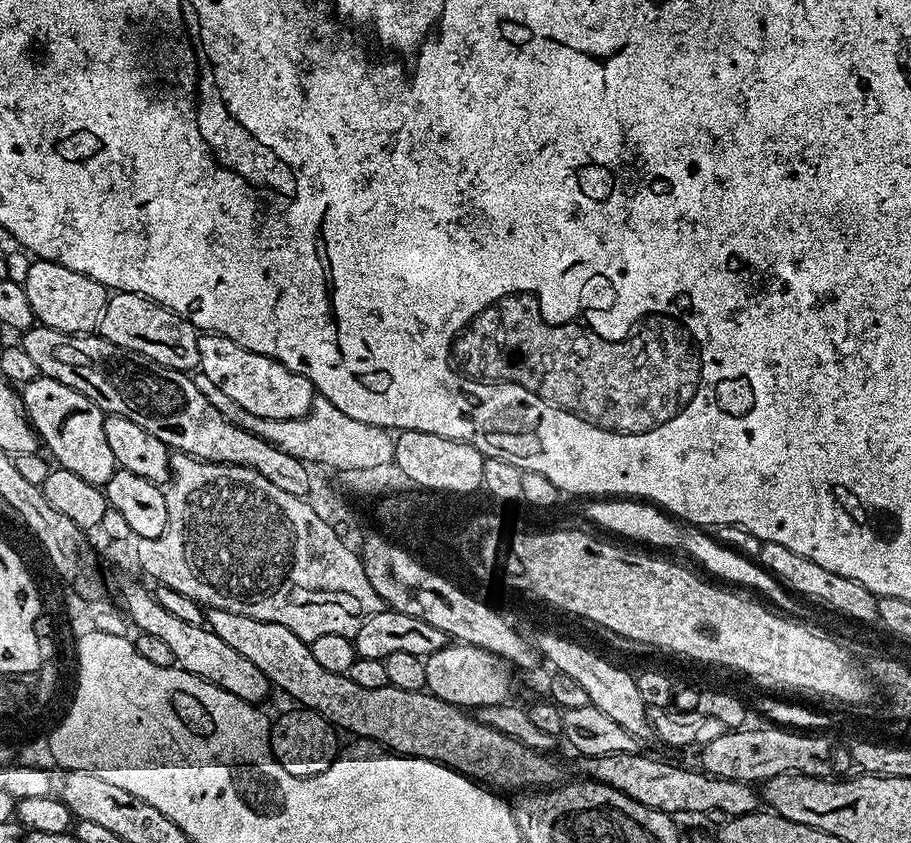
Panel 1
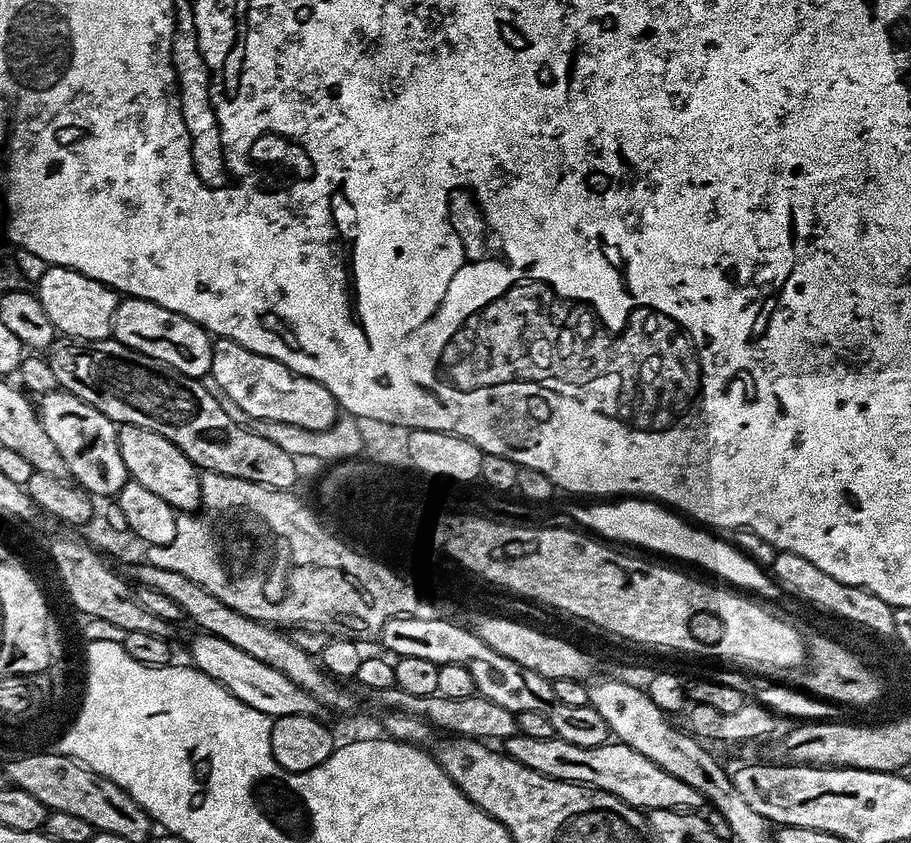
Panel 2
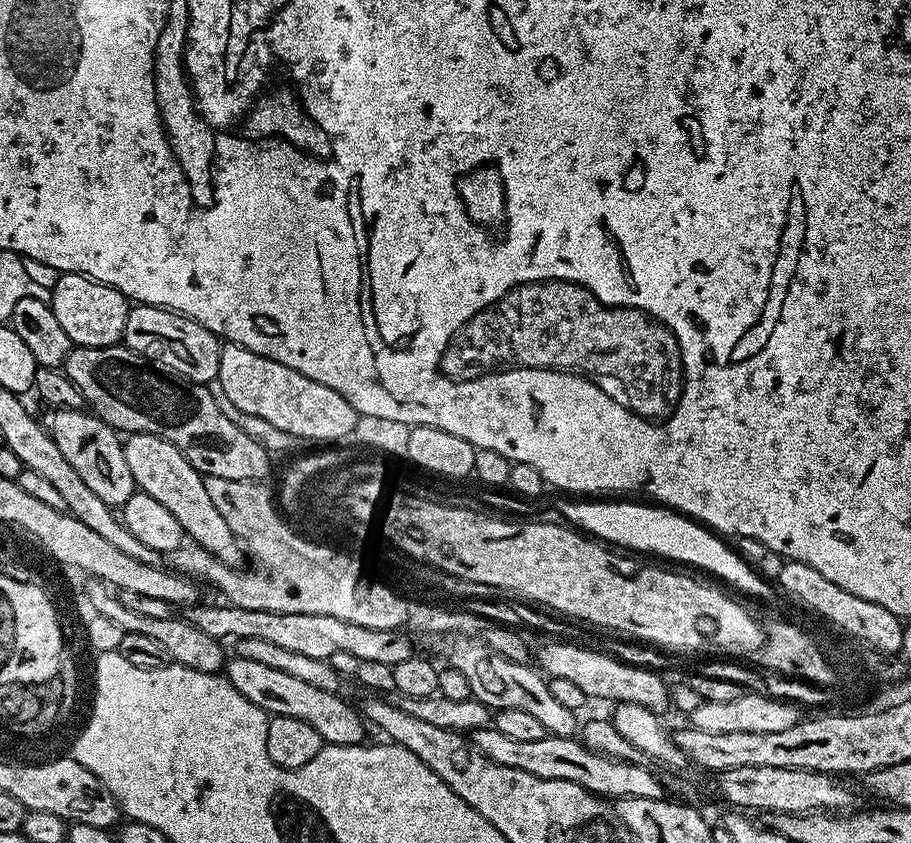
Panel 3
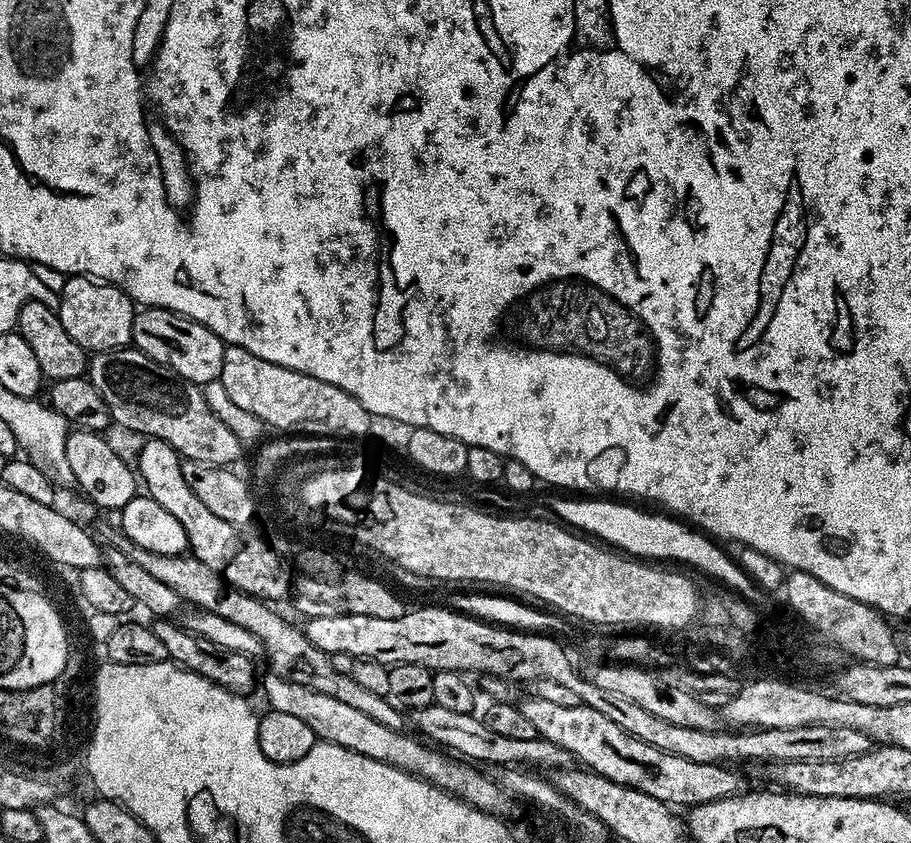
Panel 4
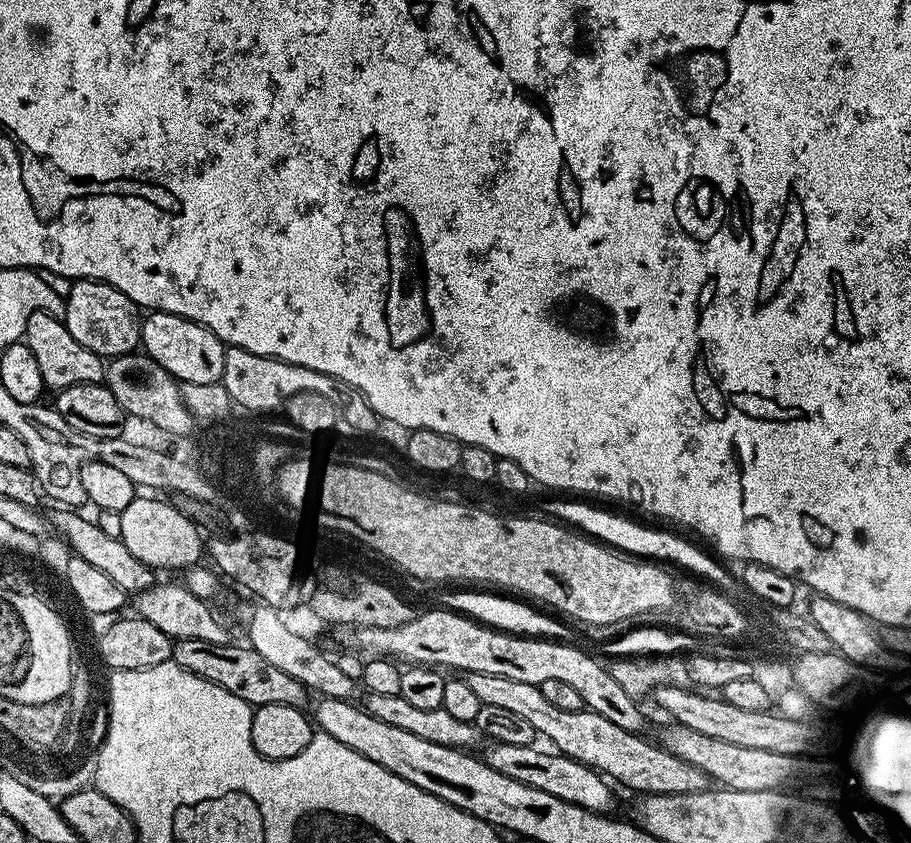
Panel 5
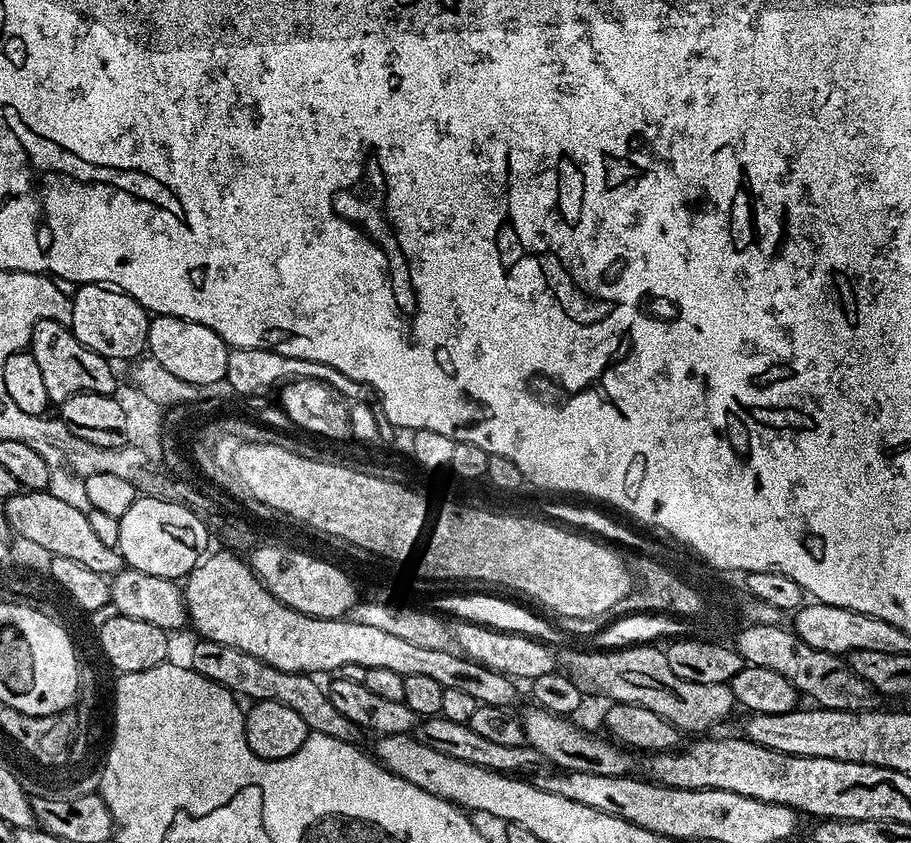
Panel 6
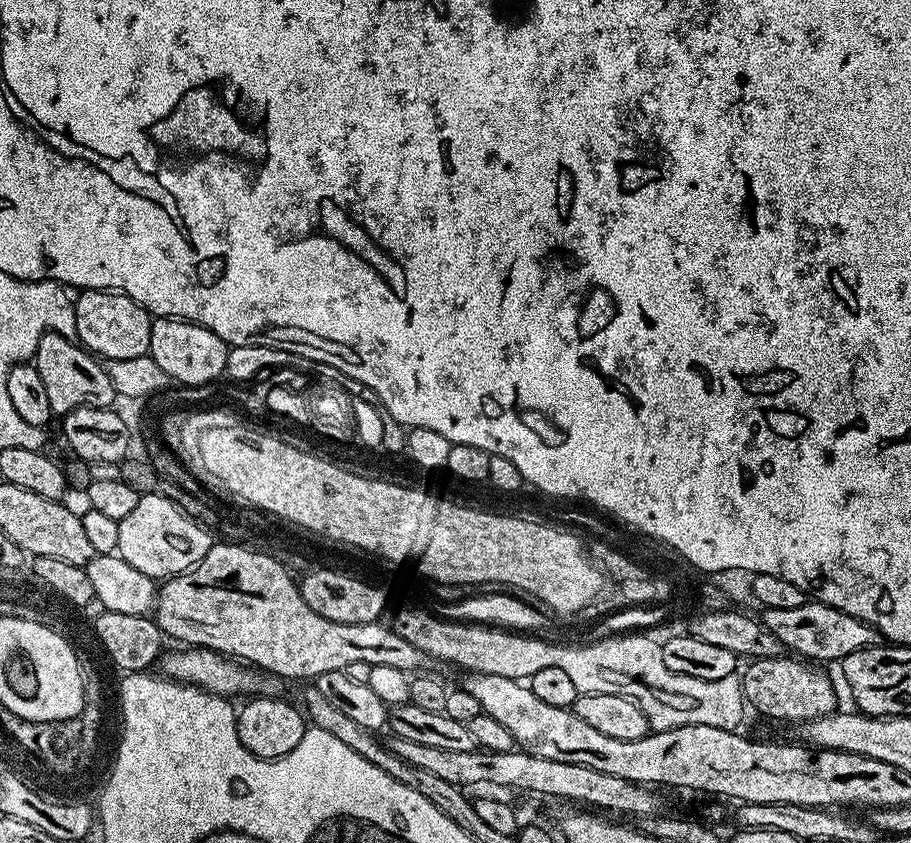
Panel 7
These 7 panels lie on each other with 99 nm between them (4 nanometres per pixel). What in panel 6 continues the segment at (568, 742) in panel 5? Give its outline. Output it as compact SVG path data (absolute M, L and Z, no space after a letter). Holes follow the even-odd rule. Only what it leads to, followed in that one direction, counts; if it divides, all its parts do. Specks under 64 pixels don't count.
M232 550L219 551L201 560L182 584L191 627L196 627L203 639L238 646L238 650L246 650L246 654L254 654L254 658L262 658L262 662L287 672L335 673L350 663L358 663L381 673L394 670L397 678L410 674L429 676L444 690L463 690L472 695L477 704L503 708L515 705L517 681L513 677L490 670L453 649L429 650L349 618L323 620L302 614L278 602L252 573L252 565L243 555Z

